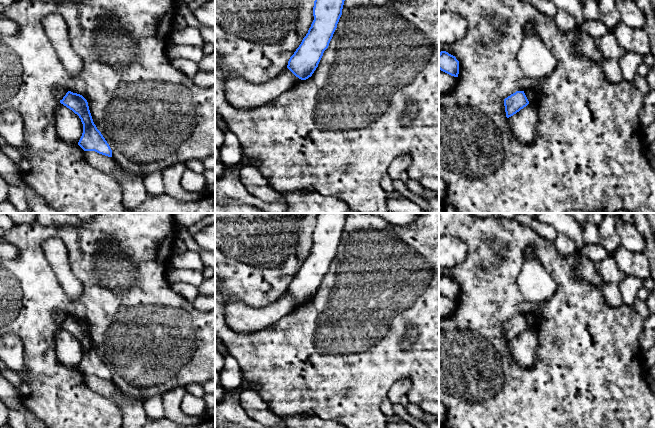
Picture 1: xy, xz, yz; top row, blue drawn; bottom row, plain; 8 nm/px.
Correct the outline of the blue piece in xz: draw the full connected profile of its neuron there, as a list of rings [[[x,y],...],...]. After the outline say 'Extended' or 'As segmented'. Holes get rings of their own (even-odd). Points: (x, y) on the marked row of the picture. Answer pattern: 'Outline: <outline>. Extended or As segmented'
Outline: [[[315,0],[314,20],[308,33],[288,61],[287,68],[299,79],[312,76],[328,48],[342,15],[345,0]]]. As segmented

